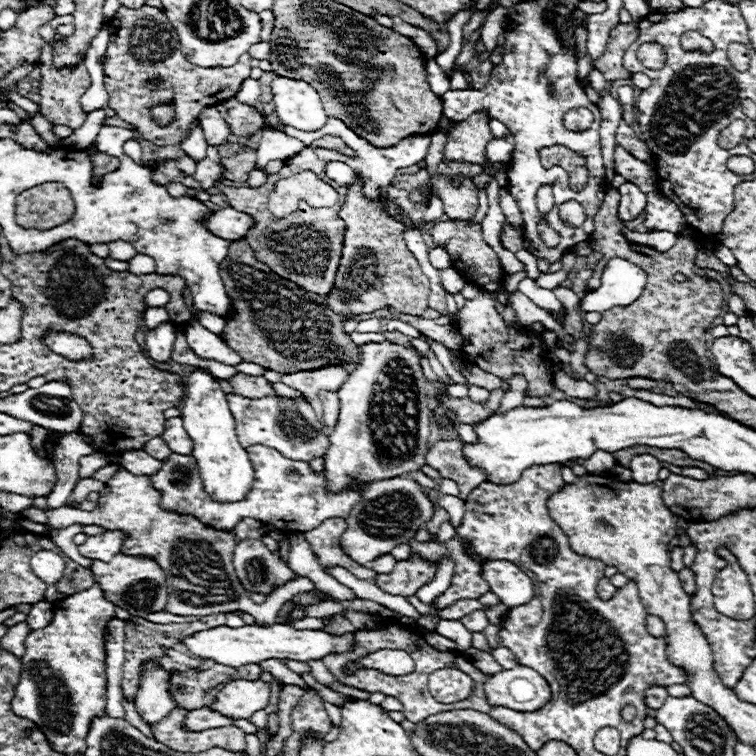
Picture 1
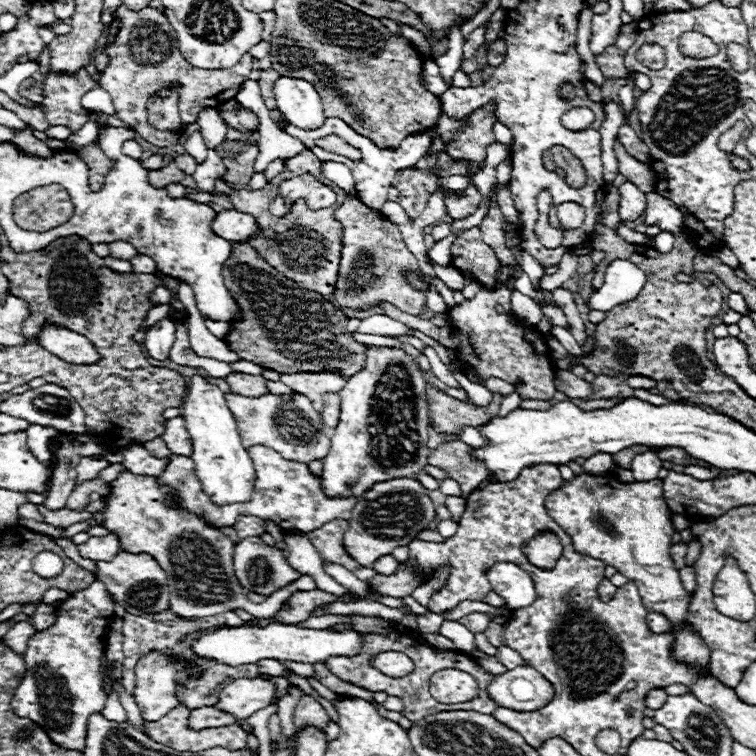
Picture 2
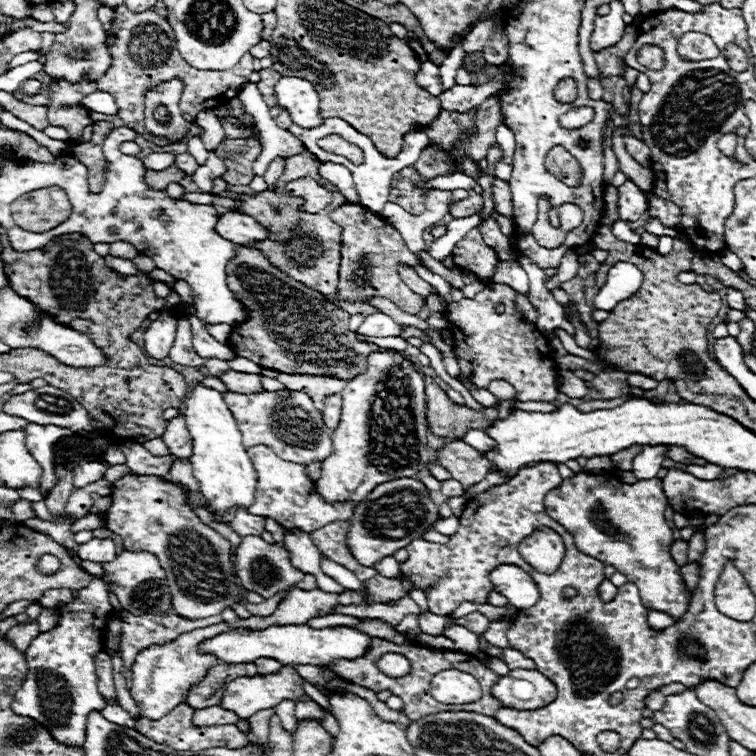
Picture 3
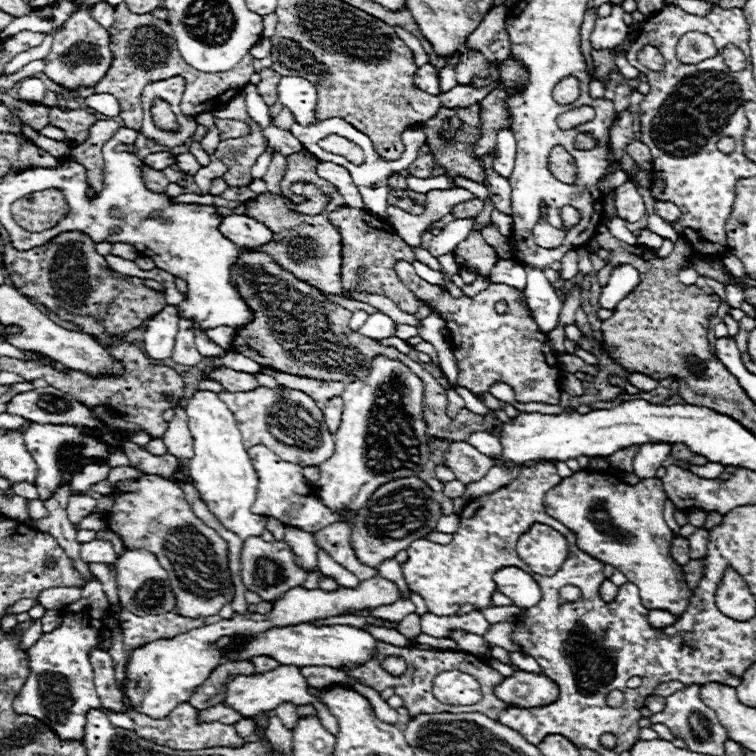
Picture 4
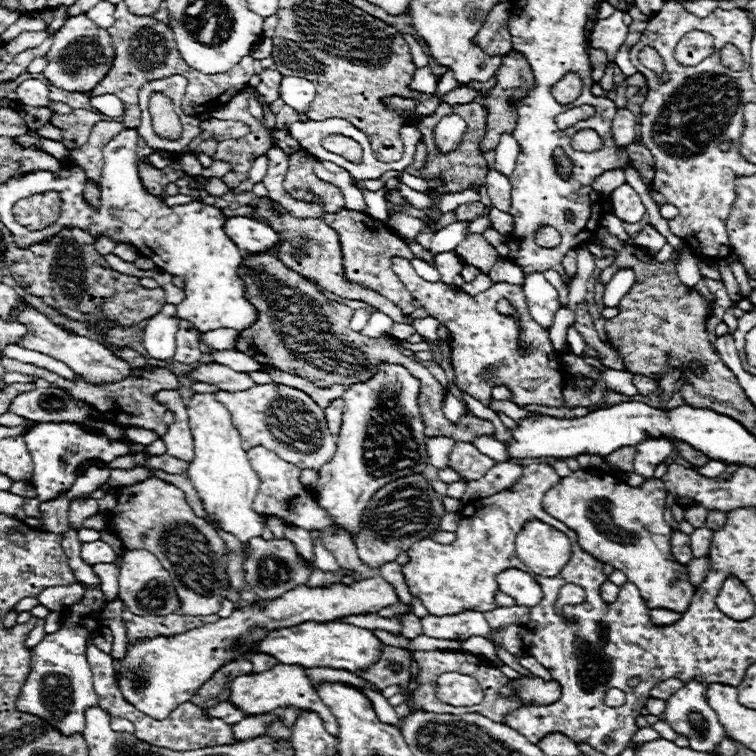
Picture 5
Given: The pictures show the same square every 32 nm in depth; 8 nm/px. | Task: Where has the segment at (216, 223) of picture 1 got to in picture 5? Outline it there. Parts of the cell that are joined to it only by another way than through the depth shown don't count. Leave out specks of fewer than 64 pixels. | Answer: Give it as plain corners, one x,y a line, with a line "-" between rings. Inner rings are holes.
228,216
224,232
242,252
250,254
264,252
268,246
278,244
278,234
270,226
246,216

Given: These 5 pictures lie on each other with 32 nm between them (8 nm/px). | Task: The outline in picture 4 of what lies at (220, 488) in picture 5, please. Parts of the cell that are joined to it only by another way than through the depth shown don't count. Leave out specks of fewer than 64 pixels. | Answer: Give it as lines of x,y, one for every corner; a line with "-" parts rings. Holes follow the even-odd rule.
196,390
192,398
184,402
184,410
188,414
188,428
194,438
194,458
188,462
190,474
208,510
242,540
248,536
260,536
264,532
266,518
250,512
258,490
258,476
252,468
248,452
242,446
242,436
236,428
232,412
218,398
218,392
210,390

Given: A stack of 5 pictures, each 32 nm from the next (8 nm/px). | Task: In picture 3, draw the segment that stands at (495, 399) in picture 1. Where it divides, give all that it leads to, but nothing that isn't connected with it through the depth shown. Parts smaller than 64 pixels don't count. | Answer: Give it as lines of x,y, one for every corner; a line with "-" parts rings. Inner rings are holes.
424,376
426,382
426,404
428,404
428,424
430,430
438,436
462,438
468,428
484,430
498,418
498,404
476,412
468,406
454,404
446,392
434,384
430,376

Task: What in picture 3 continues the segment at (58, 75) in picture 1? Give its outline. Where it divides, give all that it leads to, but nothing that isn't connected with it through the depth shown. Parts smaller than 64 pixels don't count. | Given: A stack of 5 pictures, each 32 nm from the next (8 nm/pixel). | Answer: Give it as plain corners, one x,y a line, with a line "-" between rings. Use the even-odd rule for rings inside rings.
50,80
52,86
50,92
50,104
48,110
48,122
52,126
64,126
70,134
70,138
76,138
82,134
82,128
92,122
88,110
80,108
80,100
96,90
94,82
80,80
80,82
66,82
66,80

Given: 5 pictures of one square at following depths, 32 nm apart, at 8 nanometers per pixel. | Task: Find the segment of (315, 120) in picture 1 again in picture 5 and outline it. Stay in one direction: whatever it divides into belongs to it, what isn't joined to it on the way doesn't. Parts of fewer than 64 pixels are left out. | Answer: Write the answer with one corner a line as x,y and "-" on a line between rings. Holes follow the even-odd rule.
284,76
280,82
280,100
294,108
300,114
302,122
308,122
308,110
310,104
316,98
316,88
310,80
306,78
296,78
296,76

